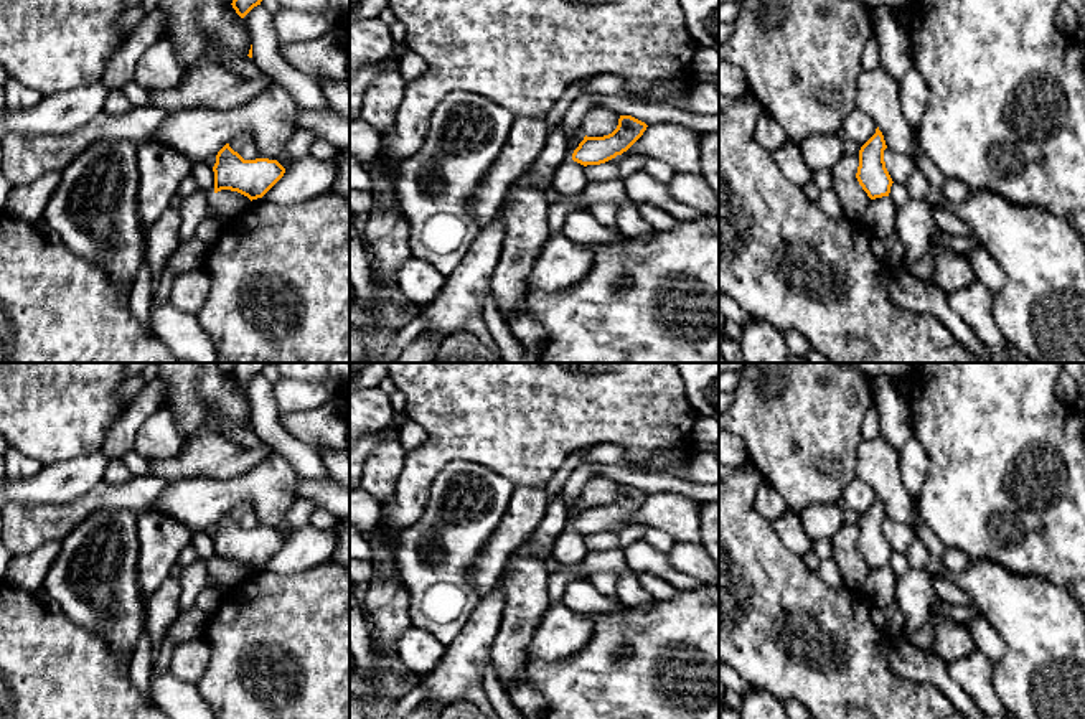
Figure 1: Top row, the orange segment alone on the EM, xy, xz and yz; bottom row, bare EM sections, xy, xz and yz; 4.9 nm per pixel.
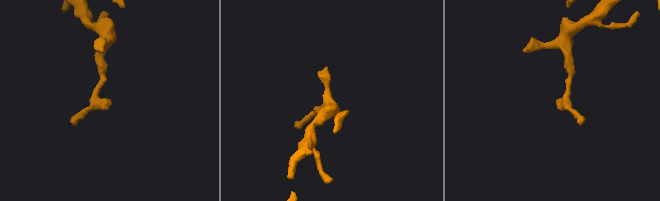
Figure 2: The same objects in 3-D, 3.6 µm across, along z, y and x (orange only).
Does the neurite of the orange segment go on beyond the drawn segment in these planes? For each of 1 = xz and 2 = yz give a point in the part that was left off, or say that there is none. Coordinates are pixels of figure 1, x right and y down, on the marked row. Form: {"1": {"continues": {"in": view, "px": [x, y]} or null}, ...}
{"1": {"continues": null}, "2": {"continues": null}}

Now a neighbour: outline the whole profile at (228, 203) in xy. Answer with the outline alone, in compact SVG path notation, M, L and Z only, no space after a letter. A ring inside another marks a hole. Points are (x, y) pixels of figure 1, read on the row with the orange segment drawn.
M221 190L218 193L213 193L209 200L211 209L234 221L247 218L251 206L252 201L247 196L231 190Z

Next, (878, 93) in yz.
M882 66L861 71L856 106L876 122L887 148L915 162L920 150L918 139L914 137L914 127L904 117L899 84Z

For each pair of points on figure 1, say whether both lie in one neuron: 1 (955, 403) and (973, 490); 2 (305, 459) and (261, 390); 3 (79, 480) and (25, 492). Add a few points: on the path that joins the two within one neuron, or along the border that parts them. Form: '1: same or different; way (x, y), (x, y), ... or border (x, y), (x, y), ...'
1: same; way (973, 424), (973, 469)
2: same; way (287, 444), (266, 422), (264, 408)
3: same; way (66, 485), (38, 488)

